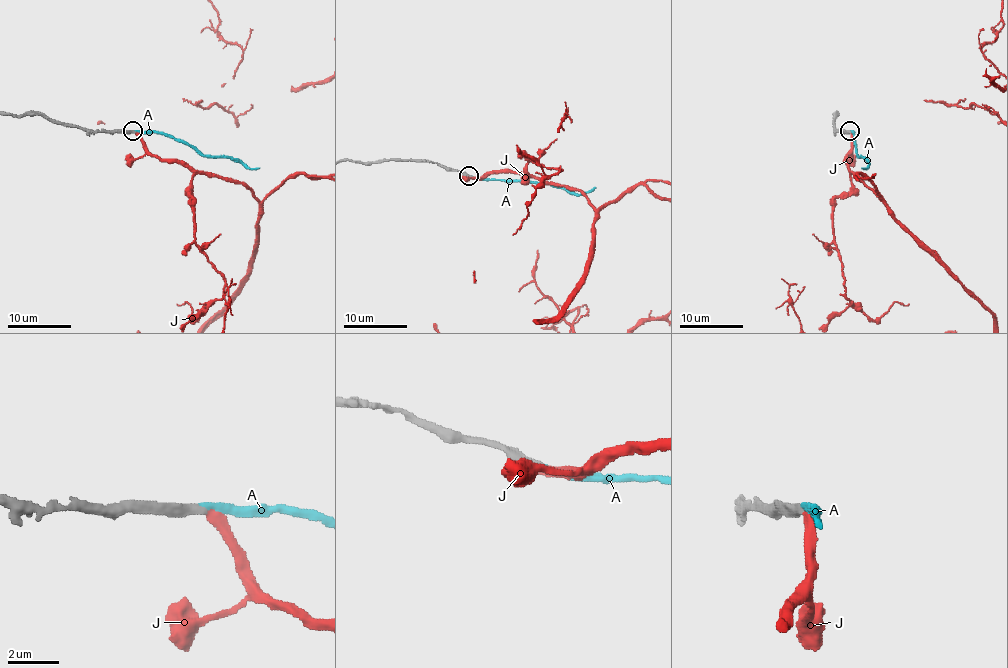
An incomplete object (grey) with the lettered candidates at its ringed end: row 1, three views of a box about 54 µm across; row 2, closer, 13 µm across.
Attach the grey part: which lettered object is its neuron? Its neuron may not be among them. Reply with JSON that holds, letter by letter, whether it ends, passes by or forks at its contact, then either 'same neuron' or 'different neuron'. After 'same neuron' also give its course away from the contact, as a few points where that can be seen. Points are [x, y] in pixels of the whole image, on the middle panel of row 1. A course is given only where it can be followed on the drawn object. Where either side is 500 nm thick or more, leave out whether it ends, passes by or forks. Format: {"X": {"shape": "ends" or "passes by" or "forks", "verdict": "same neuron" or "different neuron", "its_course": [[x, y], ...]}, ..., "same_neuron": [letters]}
{"A": {"shape": "ends", "verdict": "same neuron", "its_course": [[469, 175], [530, 180], [562, 187], [579, 194], [595, 187]]}, "J": {"shape": "ends", "verdict": "different neuron"}, "same_neuron": ["A"]}

